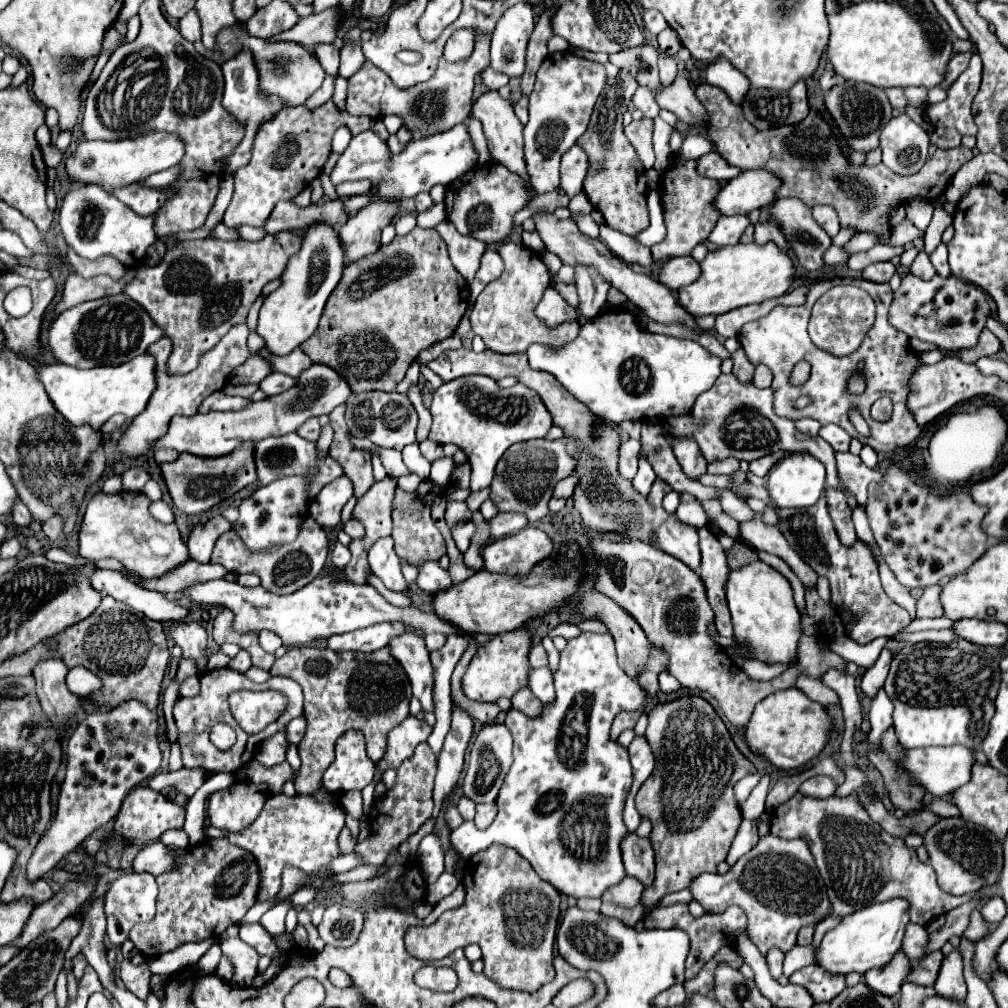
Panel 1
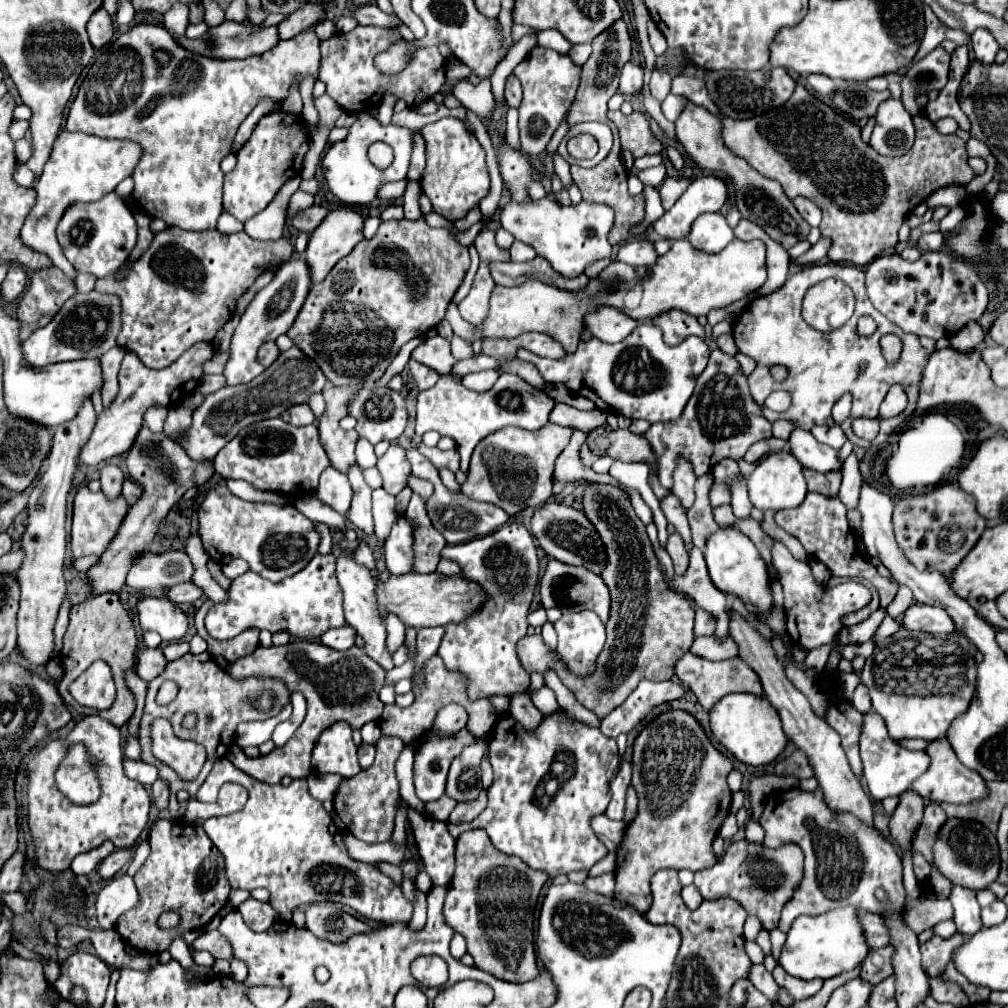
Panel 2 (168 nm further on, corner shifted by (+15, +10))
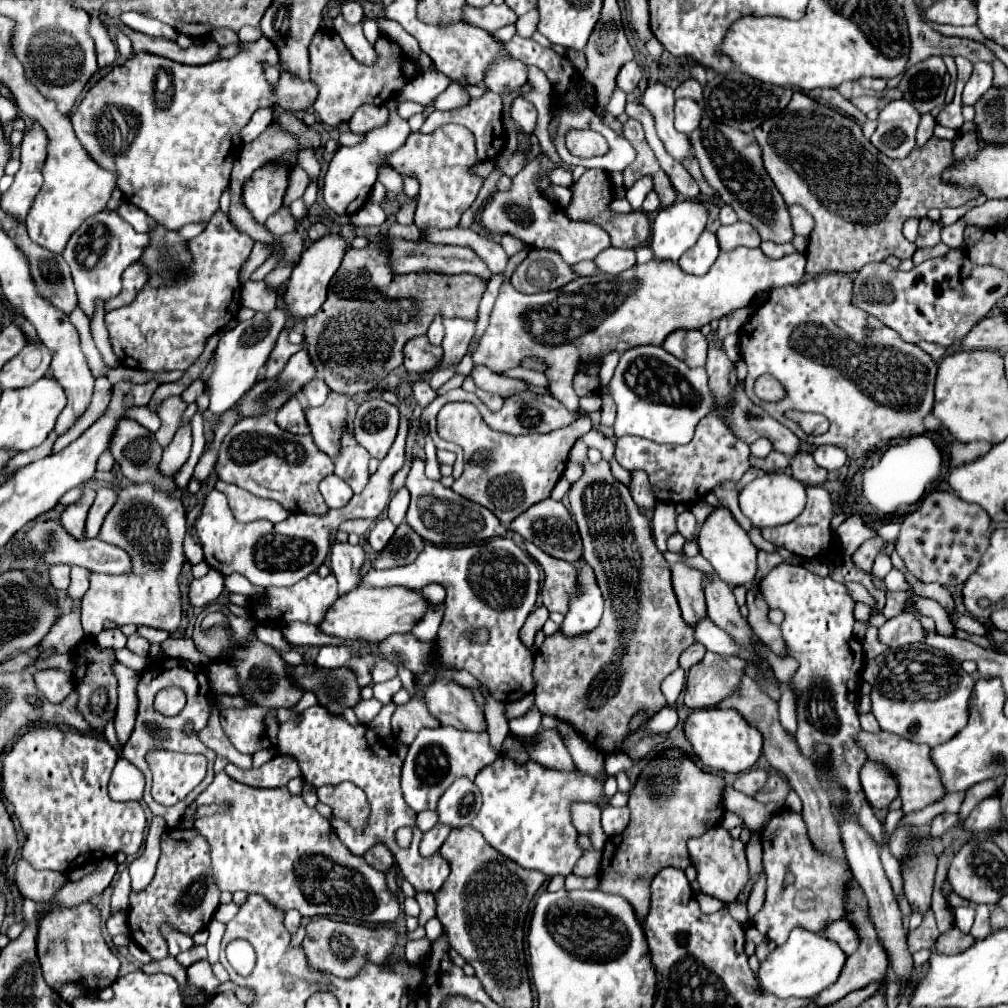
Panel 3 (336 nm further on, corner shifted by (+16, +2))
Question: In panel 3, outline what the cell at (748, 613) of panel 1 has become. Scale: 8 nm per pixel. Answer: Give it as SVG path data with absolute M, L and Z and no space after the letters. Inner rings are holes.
M718 506L710 512L704 520L700 534L698 534L698 548L700 554L716 568L718 576L730 586L746 586L752 582L756 574L756 548L748 536L748 532L736 522L726 506Z

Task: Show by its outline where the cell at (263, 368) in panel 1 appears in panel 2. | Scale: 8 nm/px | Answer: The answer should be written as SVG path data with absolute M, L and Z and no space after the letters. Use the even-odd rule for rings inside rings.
M265 342L257 352L257 362L261 362L267 368L277 360L277 356L279 356L279 350L277 350L275 342Z

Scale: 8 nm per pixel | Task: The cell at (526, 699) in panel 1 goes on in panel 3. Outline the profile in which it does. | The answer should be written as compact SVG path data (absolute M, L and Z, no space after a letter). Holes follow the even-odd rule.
M540 728L538 736L540 736L538 744L526 746L526 750L528 750L528 754L530 754L530 758L534 762L544 764L544 766L552 766L552 768L562 770L562 772L576 770L574 760L572 760L570 752L566 750L566 746L560 740L556 730L544 730L544 728Z

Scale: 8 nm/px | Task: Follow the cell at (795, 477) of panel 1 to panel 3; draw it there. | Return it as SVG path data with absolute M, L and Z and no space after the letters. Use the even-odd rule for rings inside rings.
M772 472L756 478L740 492L740 510L746 518L750 518L752 526L756 528L770 528L790 522L804 510L806 506L806 490L802 482L796 482L788 472Z

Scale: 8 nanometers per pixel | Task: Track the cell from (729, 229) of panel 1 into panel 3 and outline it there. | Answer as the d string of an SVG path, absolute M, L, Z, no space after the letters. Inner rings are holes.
M704 230L696 242L696 246L692 246L692 250L688 250L688 254L682 254L678 266L686 272L686 274L694 274L694 276L702 276L710 270L712 262L718 258L718 242L716 242L716 234Z

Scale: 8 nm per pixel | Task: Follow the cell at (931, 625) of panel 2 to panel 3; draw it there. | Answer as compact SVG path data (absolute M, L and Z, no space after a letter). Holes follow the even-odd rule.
M898 614L878 628L878 640L890 648L922 642L922 626L912 614Z

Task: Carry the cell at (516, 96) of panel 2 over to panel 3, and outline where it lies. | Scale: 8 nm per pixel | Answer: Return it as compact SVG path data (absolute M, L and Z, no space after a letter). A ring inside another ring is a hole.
M522 96L516 98L512 102L512 118L518 122L518 126L526 132L526 134L532 134L534 128L536 128L536 120L538 120L538 112L536 108L524 100Z

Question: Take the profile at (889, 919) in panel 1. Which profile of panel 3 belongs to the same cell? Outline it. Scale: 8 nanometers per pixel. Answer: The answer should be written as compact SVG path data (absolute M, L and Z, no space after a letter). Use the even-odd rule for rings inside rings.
M796 928L792 930L786 944L778 946L766 956L766 960L760 962L756 982L764 994L774 994L776 998L816 998L816 994L838 980L844 962L846 954L834 946L834 942L828 942L816 932Z

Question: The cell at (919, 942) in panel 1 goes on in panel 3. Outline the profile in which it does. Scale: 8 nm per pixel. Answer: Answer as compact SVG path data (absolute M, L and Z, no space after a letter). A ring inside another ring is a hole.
M848 920L832 922L830 926L824 928L824 932L820 932L820 936L836 942L846 952L846 955L850 955L850 952L856 950L856 946L858 946L858 936Z

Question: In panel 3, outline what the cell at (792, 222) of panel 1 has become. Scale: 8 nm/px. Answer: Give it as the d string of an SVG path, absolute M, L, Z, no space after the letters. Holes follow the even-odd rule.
M704 118L700 126L690 134L690 138L692 138L694 156L700 162L704 178L714 190L718 190L722 202L734 208L738 220L750 222L758 230L762 240L772 240L780 244L792 242L794 234L792 234L786 204L780 198L780 192L776 190L772 178L764 168L762 150L756 138L752 134L730 128L726 124L714 124L710 118Z

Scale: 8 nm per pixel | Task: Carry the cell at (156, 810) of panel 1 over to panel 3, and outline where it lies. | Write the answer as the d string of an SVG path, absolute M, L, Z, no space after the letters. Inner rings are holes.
M30 728L6 752L2 760L2 794L14 806L14 816L26 834L22 856L36 870L72 872L118 852L136 854L140 850L146 826L144 808L140 802L114 802L108 798L108 778L116 760L116 750L102 736L60 728Z

